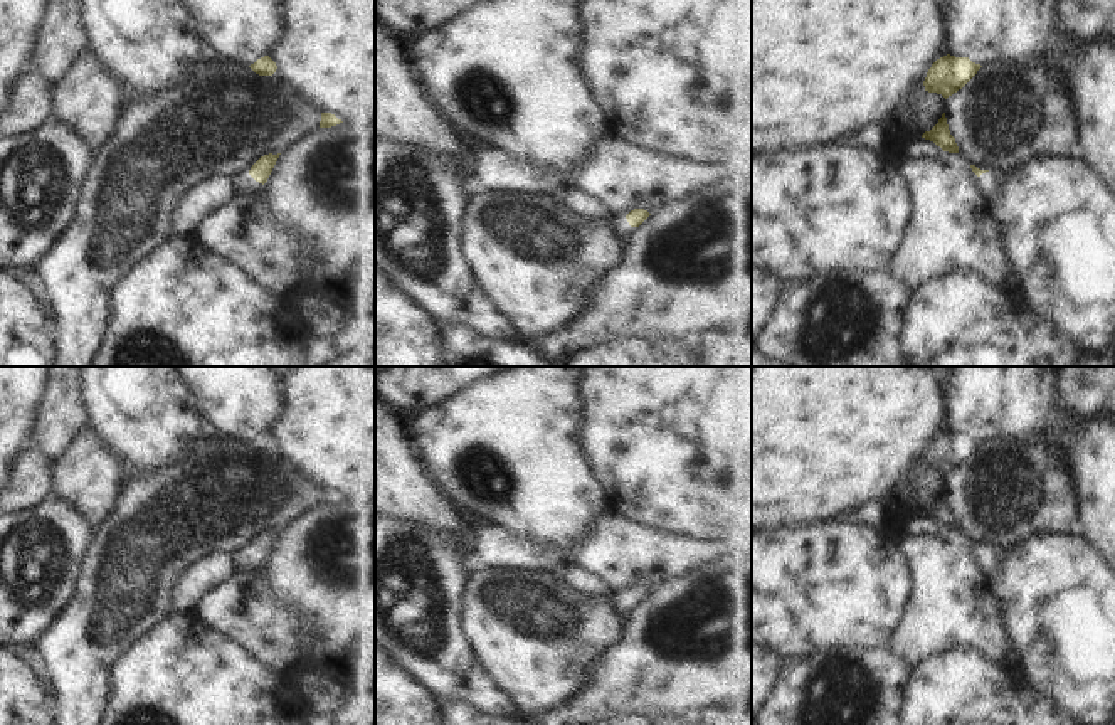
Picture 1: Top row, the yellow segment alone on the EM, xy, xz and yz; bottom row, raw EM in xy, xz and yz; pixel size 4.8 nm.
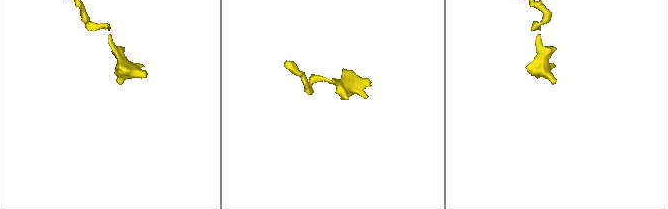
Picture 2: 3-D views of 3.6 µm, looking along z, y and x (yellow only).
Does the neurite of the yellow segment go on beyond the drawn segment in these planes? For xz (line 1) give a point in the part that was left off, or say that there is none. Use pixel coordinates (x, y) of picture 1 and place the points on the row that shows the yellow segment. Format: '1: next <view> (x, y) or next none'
1: next xz (623, 226)

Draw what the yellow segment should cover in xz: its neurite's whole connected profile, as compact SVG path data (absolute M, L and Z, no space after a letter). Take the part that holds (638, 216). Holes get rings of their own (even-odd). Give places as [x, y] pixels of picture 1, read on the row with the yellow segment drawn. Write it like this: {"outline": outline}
{"outline": "M634 209L626 217L616 220L616 230L626 235L631 227L639 227L649 215L644 209Z"}

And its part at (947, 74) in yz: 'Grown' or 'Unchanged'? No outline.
Unchanged.

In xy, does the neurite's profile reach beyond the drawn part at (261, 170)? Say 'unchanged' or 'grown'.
grown

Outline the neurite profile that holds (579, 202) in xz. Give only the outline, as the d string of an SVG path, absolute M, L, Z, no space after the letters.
M558 187L552 190L552 195L557 202L587 220L600 220L609 215L609 210L597 198L573 187Z

